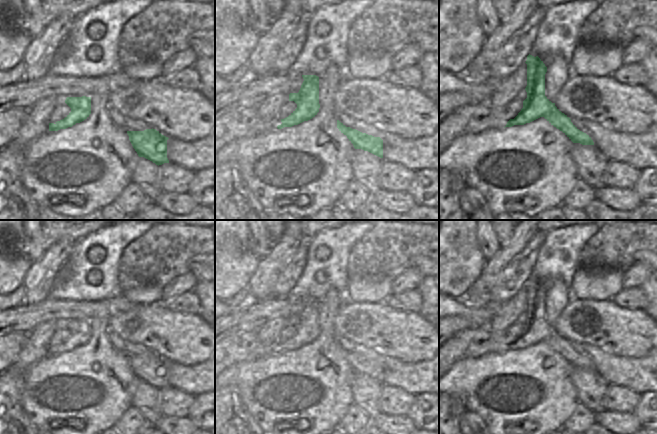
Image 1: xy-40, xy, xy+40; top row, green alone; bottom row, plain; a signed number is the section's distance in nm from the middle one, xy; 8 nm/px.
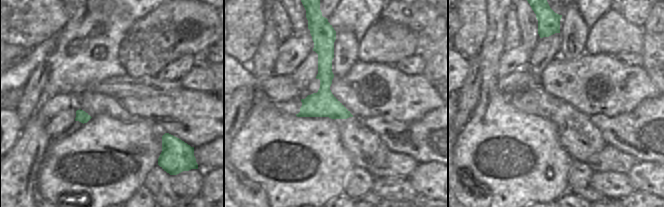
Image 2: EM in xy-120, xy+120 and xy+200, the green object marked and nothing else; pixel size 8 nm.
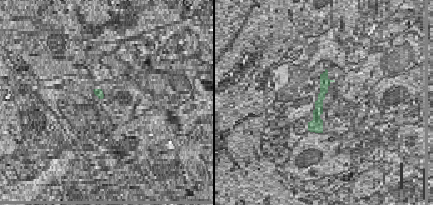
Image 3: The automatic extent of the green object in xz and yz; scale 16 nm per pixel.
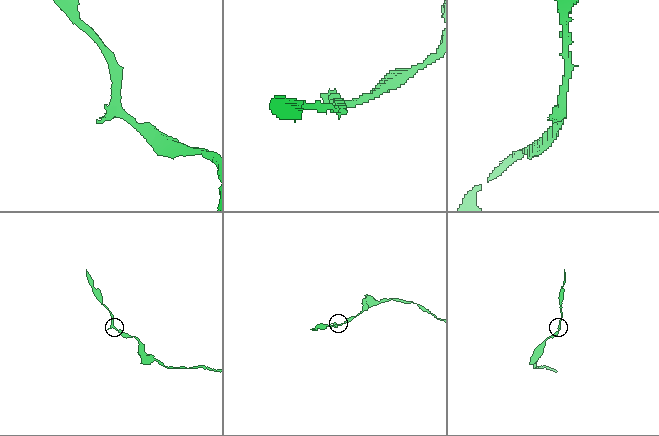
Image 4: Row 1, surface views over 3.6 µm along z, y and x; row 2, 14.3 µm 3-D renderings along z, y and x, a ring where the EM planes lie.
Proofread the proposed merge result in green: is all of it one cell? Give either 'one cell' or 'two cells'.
two cells

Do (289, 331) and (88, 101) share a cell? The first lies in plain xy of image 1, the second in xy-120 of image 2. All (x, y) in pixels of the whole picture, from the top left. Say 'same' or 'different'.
different

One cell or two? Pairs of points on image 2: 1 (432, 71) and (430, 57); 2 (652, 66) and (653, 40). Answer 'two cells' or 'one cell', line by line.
1: one cell
2: one cell

